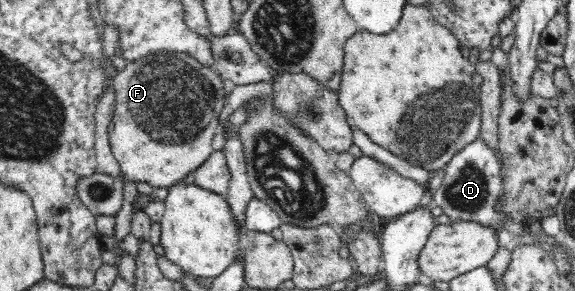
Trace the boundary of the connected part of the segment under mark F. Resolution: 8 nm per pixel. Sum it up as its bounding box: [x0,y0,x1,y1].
[109,52,225,188]

